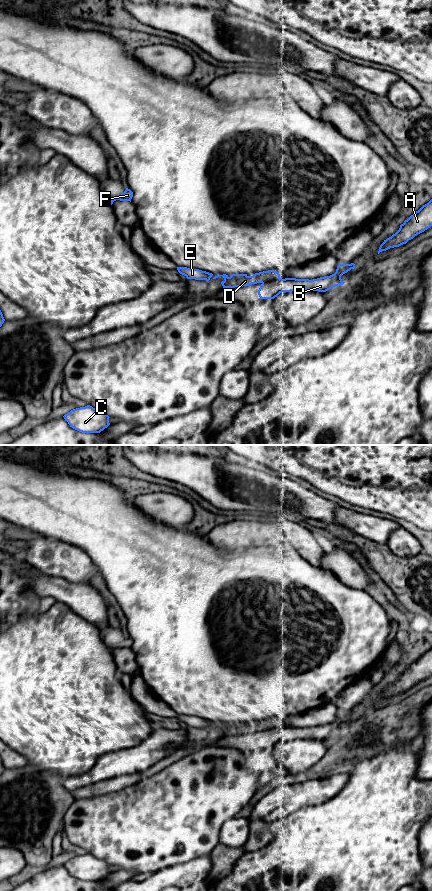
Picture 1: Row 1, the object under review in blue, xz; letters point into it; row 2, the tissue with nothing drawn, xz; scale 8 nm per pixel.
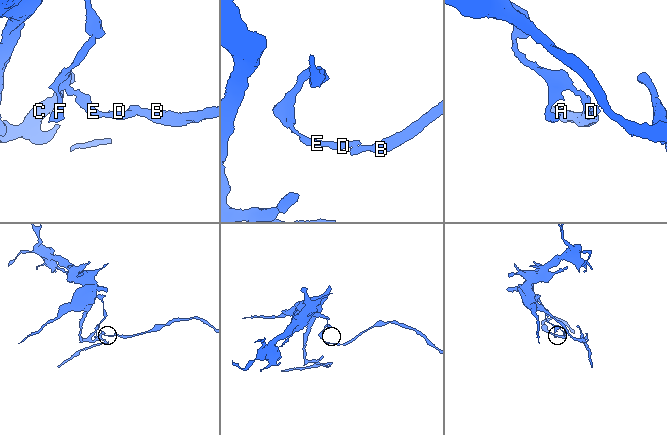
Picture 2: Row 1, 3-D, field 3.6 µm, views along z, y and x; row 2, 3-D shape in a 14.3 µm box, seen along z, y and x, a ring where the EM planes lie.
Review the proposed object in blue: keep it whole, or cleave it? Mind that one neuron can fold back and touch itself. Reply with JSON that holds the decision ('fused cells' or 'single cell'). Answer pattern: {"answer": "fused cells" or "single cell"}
{"answer": "fused cells"}

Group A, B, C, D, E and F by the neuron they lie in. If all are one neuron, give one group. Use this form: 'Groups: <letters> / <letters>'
Groups: A B / C D E F

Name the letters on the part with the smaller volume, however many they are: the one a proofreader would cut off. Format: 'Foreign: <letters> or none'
Foreign: A, B

